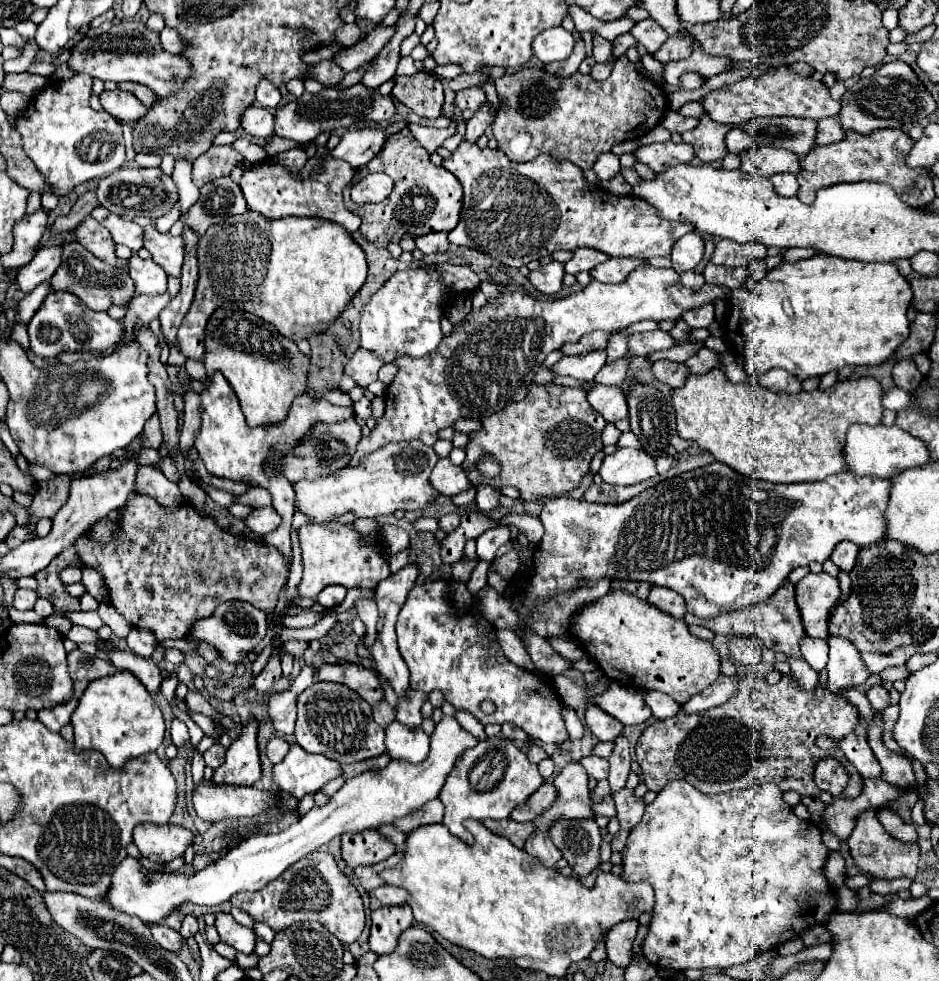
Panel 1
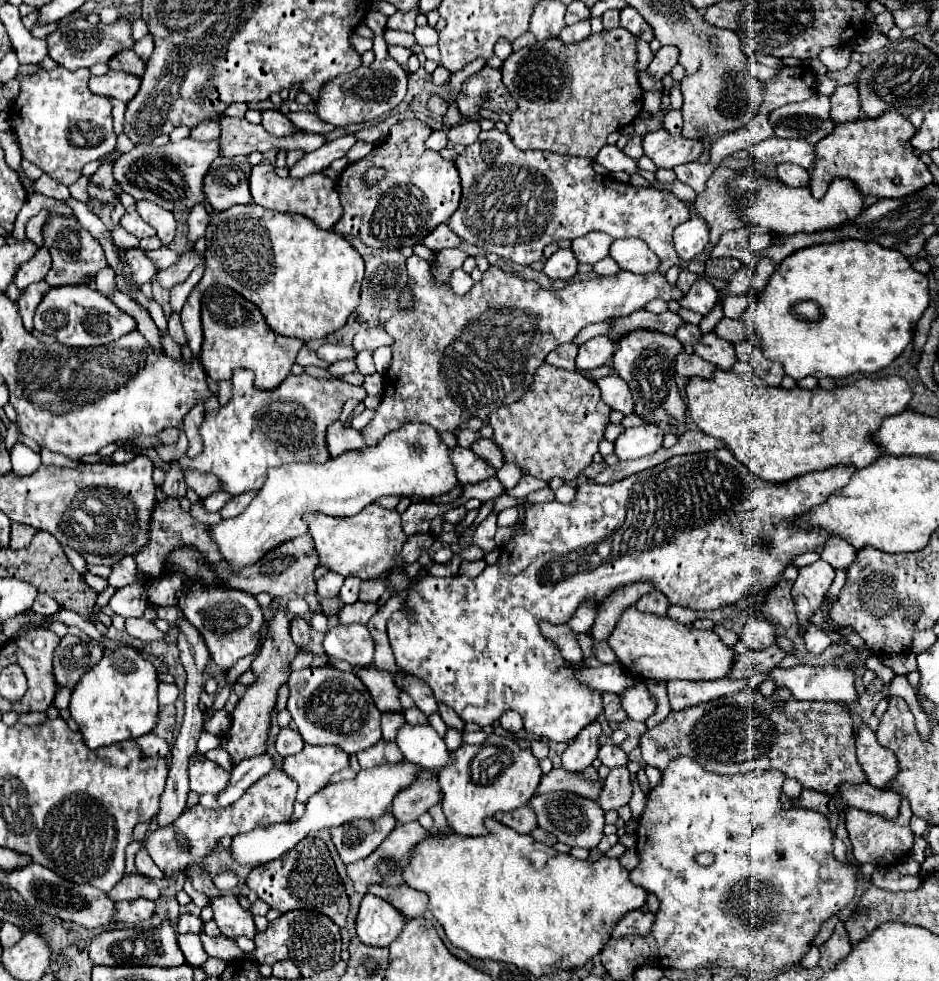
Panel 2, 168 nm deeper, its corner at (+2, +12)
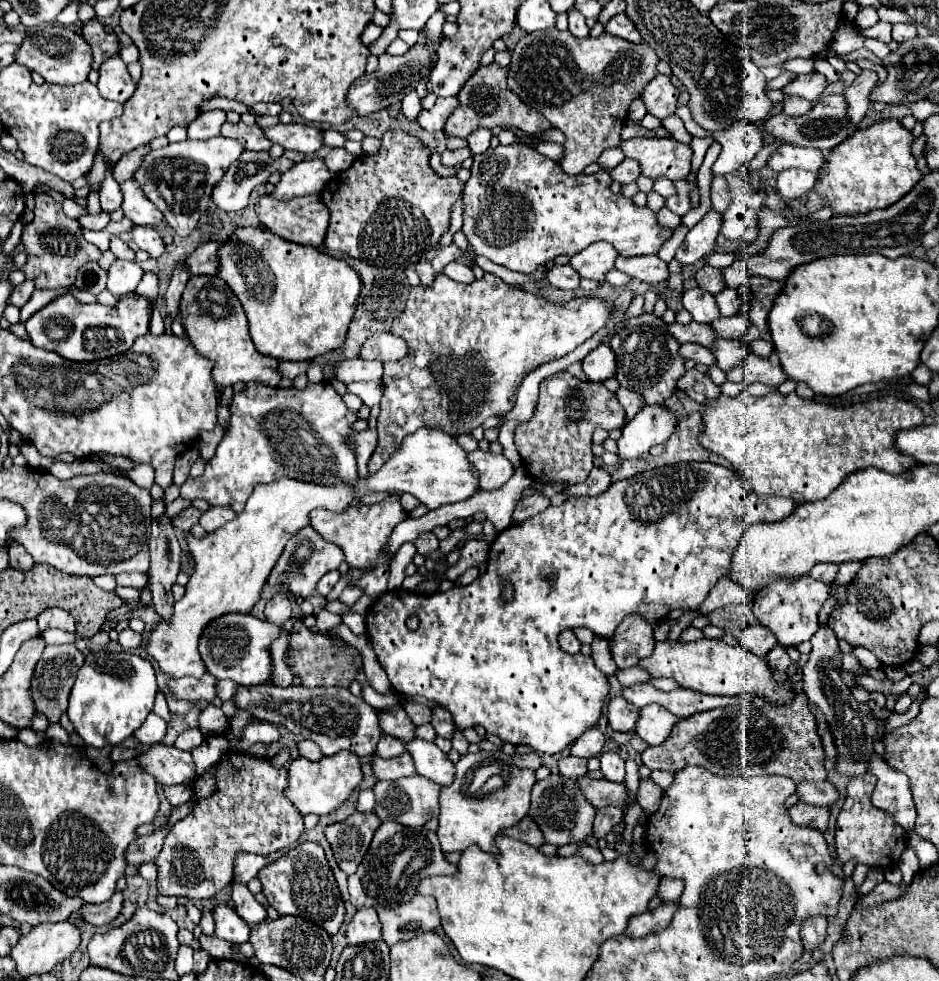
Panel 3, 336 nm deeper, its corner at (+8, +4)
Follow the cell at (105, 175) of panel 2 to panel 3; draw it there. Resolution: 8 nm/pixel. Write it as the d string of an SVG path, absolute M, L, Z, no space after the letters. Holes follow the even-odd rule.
M142 146L142 148L136 148L128 154L124 154L112 168L112 176L118 184L122 184L126 178L132 178L136 166L140 166L140 160L144 158L144 154L150 152L150 146Z

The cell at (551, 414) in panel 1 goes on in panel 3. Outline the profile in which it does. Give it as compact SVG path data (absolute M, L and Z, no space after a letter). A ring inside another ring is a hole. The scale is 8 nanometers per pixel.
M568 372L554 374L540 382L540 398L532 418L514 430L516 450L528 474L544 484L578 484L592 470L592 434L596 428L622 428L624 410L612 392L596 382L582 382Z

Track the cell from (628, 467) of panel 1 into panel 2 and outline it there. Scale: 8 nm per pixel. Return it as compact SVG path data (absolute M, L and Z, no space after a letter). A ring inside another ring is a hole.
M640 424L634 428L626 428L624 434L618 436L614 442L614 454L620 460L634 460L648 454L654 454L662 446L664 430L660 426Z

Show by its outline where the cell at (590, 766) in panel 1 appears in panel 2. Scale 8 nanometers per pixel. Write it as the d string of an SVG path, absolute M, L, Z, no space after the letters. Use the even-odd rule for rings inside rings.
M600 746L600 752L598 752L598 758L602 760L604 766L608 768L614 768L614 766L626 766L628 764L628 754L620 748L620 746Z

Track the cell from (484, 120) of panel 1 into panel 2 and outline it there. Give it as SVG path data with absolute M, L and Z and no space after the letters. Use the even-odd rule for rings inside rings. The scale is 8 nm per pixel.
M466 120L460 124L460 128L452 128L448 130L448 140L452 144L462 144L462 146L468 146L468 144L474 144L478 140L478 134L480 134L480 124L478 120Z

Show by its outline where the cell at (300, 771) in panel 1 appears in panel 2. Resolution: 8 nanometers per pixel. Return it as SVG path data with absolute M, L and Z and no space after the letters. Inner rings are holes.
M310 746L302 752L284 758L286 774L298 784L298 802L306 804L308 798L326 788L332 774L348 768L348 754L336 746Z

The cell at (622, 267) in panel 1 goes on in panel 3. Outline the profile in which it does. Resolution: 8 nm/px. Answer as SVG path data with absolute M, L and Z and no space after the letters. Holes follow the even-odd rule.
M632 256L616 258L616 268L630 278L638 278L646 284L658 284L668 278L668 264L658 256Z

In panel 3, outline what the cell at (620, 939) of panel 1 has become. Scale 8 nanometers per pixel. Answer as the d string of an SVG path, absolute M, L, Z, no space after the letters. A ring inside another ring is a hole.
M660 904L652 912L632 916L628 920L628 928L626 928L624 936L628 936L628 938L644 938L648 934L664 930L670 924L670 918L672 918L674 910L676 910L676 904Z

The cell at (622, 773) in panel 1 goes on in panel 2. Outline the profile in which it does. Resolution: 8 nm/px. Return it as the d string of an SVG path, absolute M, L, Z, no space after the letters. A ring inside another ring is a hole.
M612 768L608 778L604 780L604 790L598 798L604 812L618 810L620 806L628 804L632 796L632 784L630 784L630 772L628 768Z

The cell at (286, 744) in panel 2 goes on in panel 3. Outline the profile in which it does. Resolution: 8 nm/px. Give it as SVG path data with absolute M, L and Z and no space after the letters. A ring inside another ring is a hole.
M300 740L296 744L296 750L298 750L298 756L302 758L308 758L308 760L320 760L322 754L320 754L320 748L308 740Z

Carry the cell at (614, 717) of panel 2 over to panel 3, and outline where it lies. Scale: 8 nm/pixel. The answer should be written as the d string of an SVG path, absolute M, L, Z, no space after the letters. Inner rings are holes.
M616 696L608 702L608 724L618 732L634 730L636 714L638 714L638 708L620 696Z

